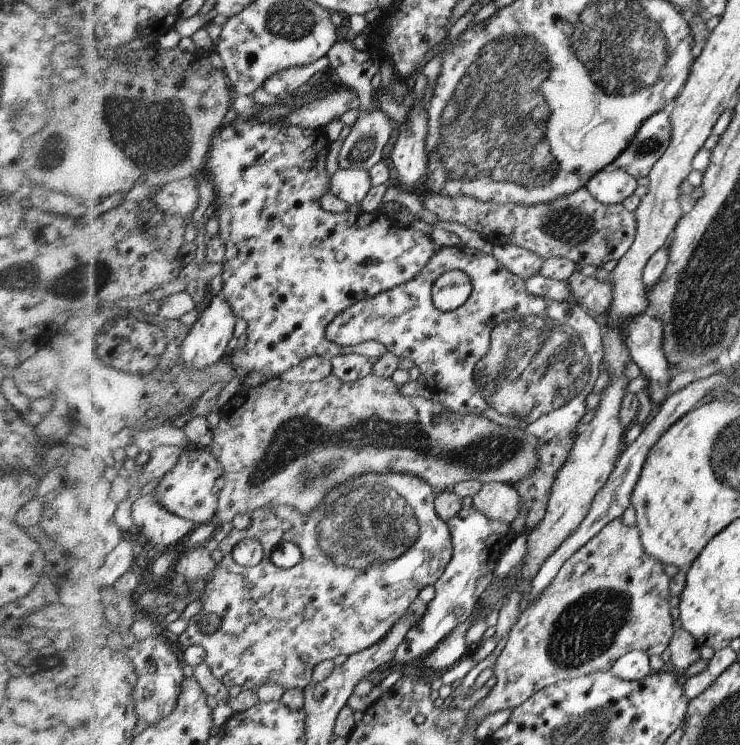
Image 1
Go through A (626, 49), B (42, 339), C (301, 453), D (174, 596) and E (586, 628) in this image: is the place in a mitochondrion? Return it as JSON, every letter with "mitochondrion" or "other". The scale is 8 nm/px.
{"A":"mitochondrion","B":"other","C":"mitochondrion","D":"mitochondrion","E":"mitochondrion"}

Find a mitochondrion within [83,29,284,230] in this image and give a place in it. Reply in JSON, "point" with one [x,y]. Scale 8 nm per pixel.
{"point":[154,142]}

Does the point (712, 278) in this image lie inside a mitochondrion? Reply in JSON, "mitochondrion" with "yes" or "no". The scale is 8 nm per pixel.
{"mitochondrion":"yes"}

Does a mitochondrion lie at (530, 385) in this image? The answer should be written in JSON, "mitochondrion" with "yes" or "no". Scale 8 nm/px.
{"mitochondrion":"yes"}

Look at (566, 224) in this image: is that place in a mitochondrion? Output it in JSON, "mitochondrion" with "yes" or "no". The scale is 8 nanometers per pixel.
{"mitochondrion":"yes"}

